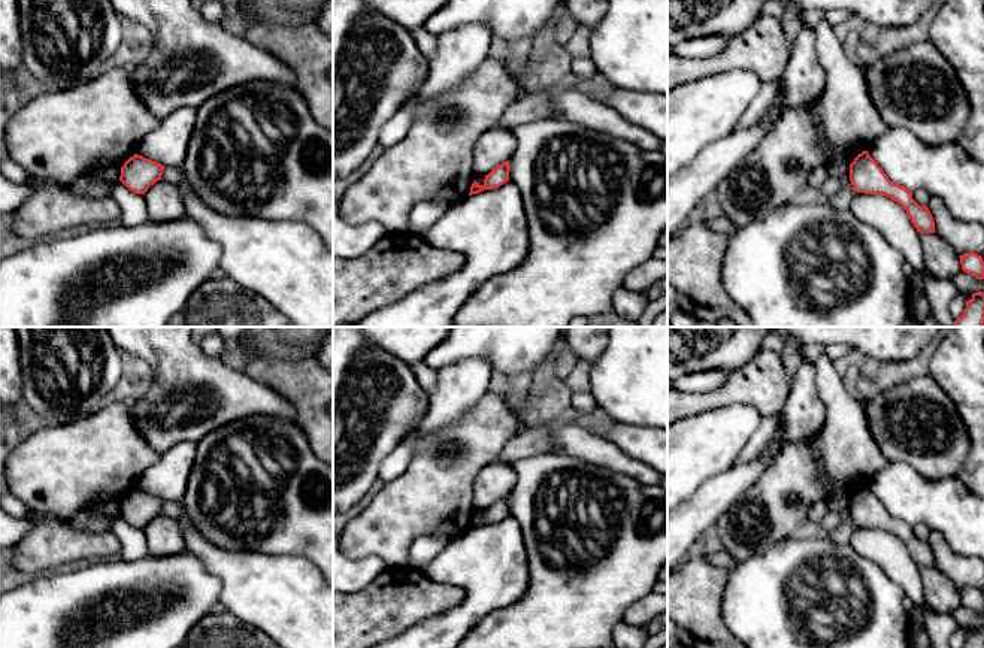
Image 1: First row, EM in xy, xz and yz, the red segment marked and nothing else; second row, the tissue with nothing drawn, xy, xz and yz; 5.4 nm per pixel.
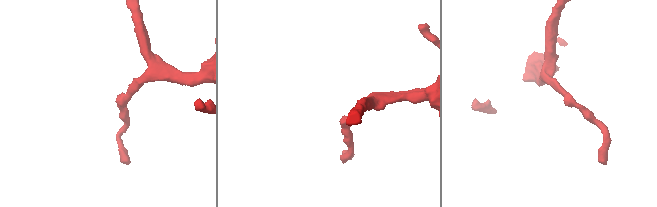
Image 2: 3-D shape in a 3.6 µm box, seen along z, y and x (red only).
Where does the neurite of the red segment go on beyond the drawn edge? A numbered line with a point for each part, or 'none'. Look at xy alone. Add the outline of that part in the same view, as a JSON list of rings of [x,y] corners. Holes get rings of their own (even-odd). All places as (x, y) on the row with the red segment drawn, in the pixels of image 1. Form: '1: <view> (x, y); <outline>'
none

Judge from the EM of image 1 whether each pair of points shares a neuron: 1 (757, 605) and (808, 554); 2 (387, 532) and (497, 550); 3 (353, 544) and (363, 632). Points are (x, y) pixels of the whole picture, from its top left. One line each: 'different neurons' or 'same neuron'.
1: same neuron
2: different neurons
3: different neurons

